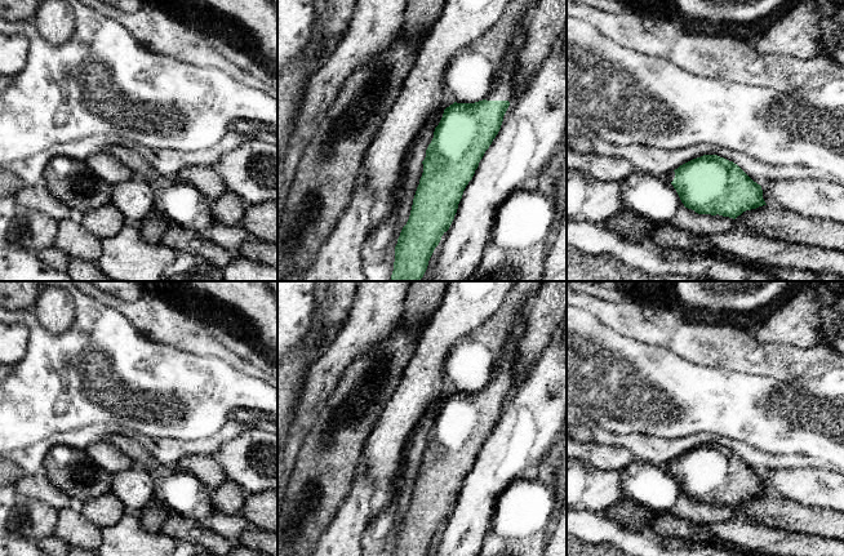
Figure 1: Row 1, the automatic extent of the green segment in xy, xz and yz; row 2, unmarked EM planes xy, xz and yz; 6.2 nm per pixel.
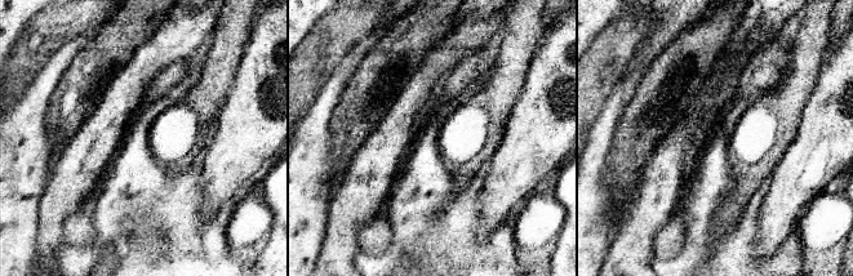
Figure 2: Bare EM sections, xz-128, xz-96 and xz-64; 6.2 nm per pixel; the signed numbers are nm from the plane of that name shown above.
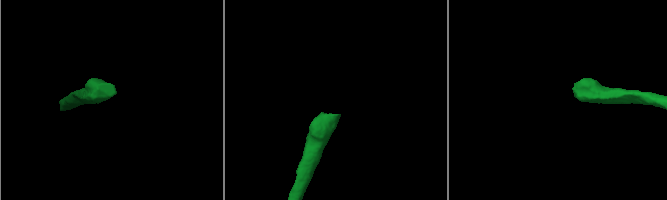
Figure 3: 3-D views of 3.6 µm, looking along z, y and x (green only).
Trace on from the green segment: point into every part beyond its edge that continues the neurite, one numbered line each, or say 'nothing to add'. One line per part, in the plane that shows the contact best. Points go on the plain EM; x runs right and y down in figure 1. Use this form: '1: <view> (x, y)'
1: xz (502, 378)

